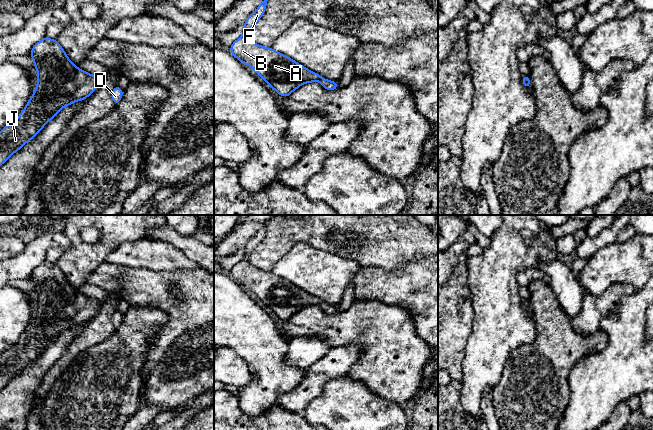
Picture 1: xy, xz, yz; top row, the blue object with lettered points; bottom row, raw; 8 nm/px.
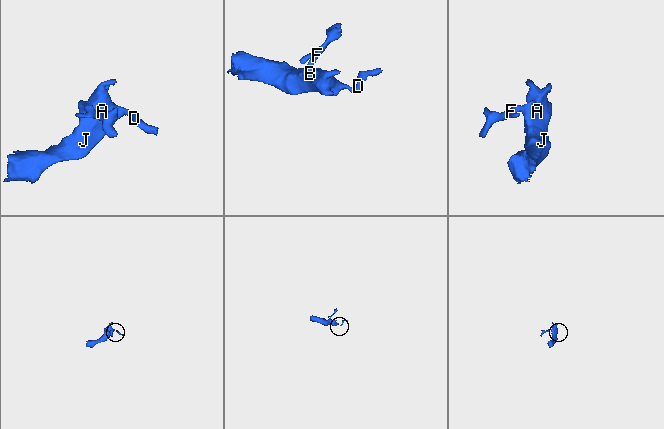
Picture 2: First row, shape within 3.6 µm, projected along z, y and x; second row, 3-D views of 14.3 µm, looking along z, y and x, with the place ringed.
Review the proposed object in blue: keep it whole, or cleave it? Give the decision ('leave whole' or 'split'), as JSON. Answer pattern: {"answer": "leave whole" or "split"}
{"answer": "leave whole"}

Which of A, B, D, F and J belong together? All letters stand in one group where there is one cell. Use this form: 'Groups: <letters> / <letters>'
Groups: A B D F J

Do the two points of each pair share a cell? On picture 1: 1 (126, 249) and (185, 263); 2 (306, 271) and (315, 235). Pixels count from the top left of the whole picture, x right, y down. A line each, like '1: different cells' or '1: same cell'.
1: same cell
2: different cells

